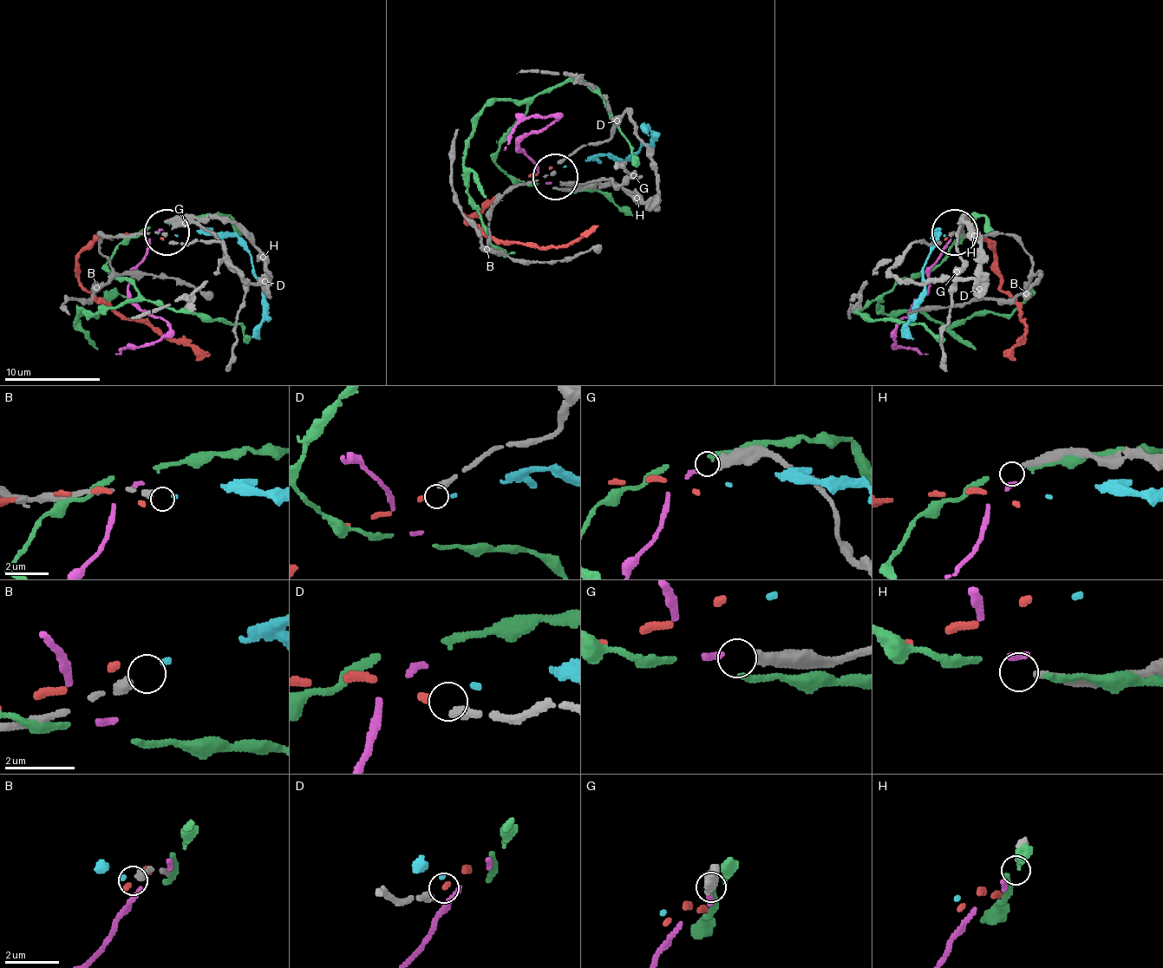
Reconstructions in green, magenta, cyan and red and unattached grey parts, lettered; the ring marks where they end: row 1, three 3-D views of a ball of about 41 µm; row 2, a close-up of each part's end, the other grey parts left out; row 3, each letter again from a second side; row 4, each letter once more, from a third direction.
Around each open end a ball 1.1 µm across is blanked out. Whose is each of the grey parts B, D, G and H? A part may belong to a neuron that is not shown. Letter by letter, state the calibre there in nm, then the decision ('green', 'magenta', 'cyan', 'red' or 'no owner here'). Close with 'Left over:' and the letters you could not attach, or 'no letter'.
B: 240 nm thick; cyan
D: 280 nm thick; red
G: 440 nm thick; magenta
H: 240 nm thick; no owner here
Left over: H

